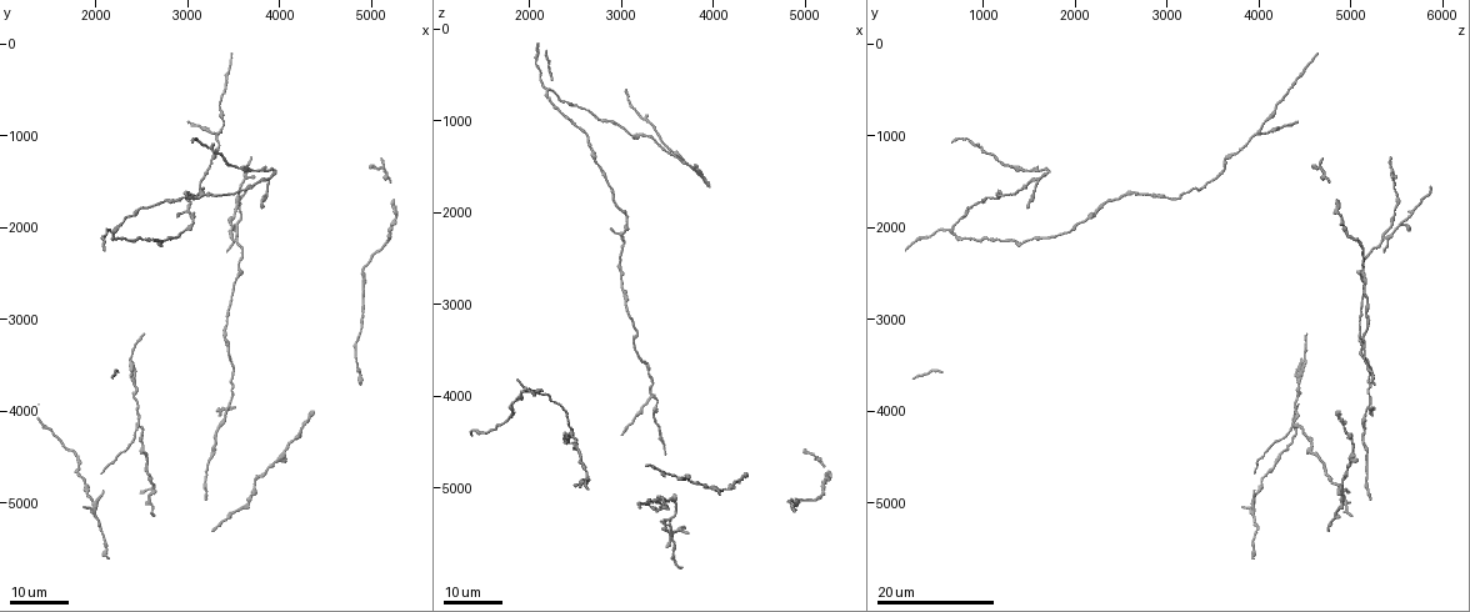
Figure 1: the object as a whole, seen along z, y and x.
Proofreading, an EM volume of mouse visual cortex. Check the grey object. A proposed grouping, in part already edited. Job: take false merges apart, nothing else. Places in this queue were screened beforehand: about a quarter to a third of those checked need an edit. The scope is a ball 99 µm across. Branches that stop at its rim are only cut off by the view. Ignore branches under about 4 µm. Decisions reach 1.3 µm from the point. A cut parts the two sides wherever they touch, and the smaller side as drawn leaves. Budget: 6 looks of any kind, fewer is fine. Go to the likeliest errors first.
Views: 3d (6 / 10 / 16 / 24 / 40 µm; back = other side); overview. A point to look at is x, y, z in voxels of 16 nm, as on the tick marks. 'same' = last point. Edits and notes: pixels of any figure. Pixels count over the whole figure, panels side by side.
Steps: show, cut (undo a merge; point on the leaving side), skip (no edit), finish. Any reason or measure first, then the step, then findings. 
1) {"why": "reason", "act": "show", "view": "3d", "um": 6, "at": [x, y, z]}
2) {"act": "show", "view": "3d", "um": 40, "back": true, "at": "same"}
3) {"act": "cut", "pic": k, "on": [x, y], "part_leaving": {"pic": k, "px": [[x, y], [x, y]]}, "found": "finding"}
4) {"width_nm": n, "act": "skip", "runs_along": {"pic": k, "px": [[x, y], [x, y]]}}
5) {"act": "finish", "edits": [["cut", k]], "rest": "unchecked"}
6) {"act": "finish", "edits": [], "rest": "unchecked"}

{"why": "three arms meet", "act": "show", "view": "3d", "um": 16, "at": [3550, 2150, 5350]}

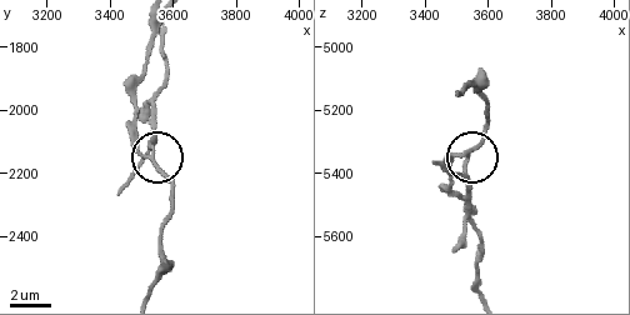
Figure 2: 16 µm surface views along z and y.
{"act": "show", "view": "3d", "um": 10, "at": [3530, 2130, 5360]}

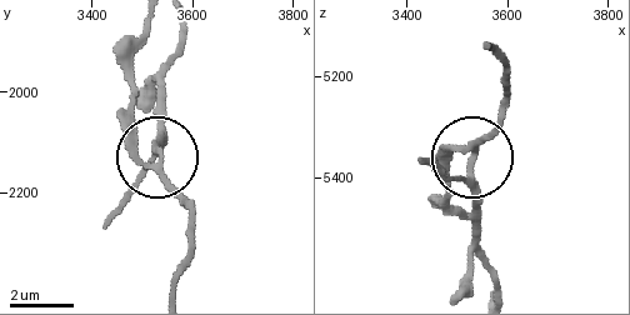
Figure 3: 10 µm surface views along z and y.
{"side_arm_um": 14, "arms": 3, "act": "skip", "found": "all the same neuron"}

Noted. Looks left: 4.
{"act": "show", "view": "3d", "um": 24, "at": [2450, 4150, 4350]}

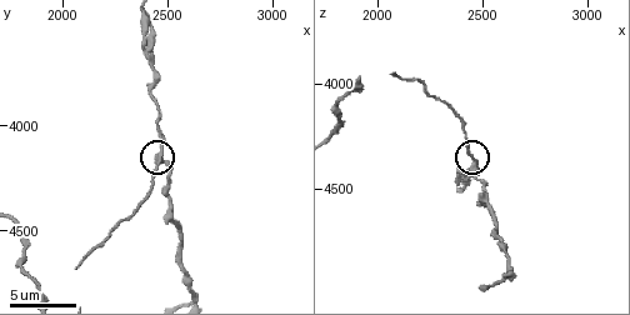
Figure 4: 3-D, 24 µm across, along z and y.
{"why": "zoom in", "act": "show", "view": "3d", "um": 10, "at": [2460, 4170, 4370]}

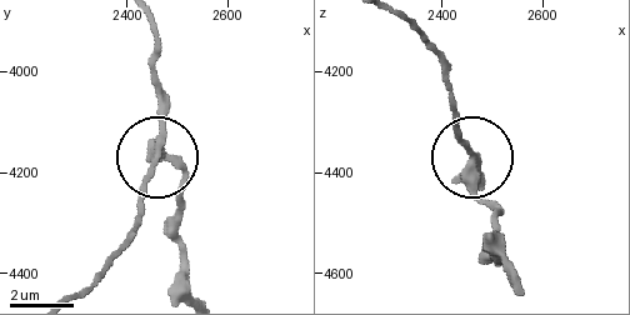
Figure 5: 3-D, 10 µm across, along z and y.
{"side_arm_um": 18, "act": "skip", "found": "continuous, no second neuron"}

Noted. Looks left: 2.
{"why": "four-way junction", "act": "show", "view": "3d", "um": 24, "at": [3450, 3950, 5200]}

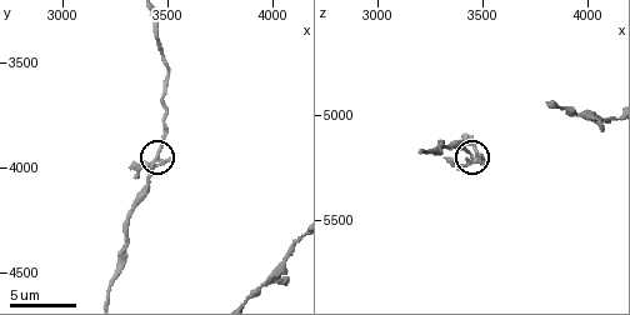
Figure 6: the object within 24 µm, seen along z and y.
{"act": "show", "view": "3d", "um": 6, "at": [3440, 3960, 5200]}

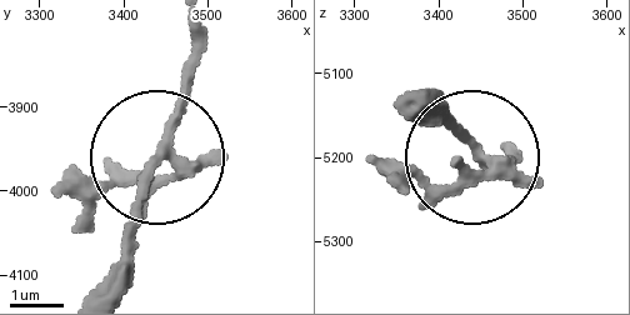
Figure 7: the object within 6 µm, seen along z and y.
{"act": "skip", "found": "one neuron here"}

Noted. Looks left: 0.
{"act": "finish", "edits": [], "rest": "unchecked"}

